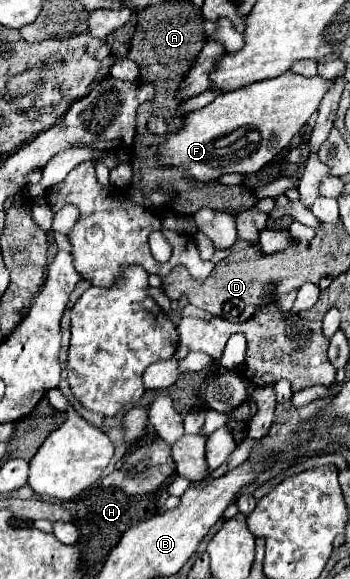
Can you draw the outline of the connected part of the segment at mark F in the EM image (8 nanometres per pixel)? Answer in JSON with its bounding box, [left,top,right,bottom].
[159,72,333,182]

